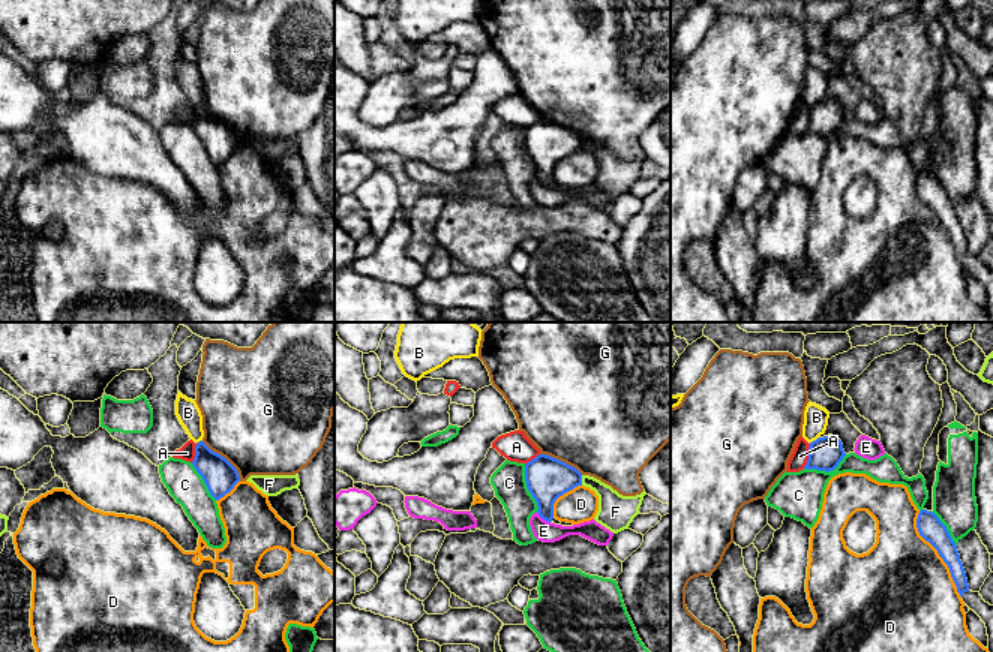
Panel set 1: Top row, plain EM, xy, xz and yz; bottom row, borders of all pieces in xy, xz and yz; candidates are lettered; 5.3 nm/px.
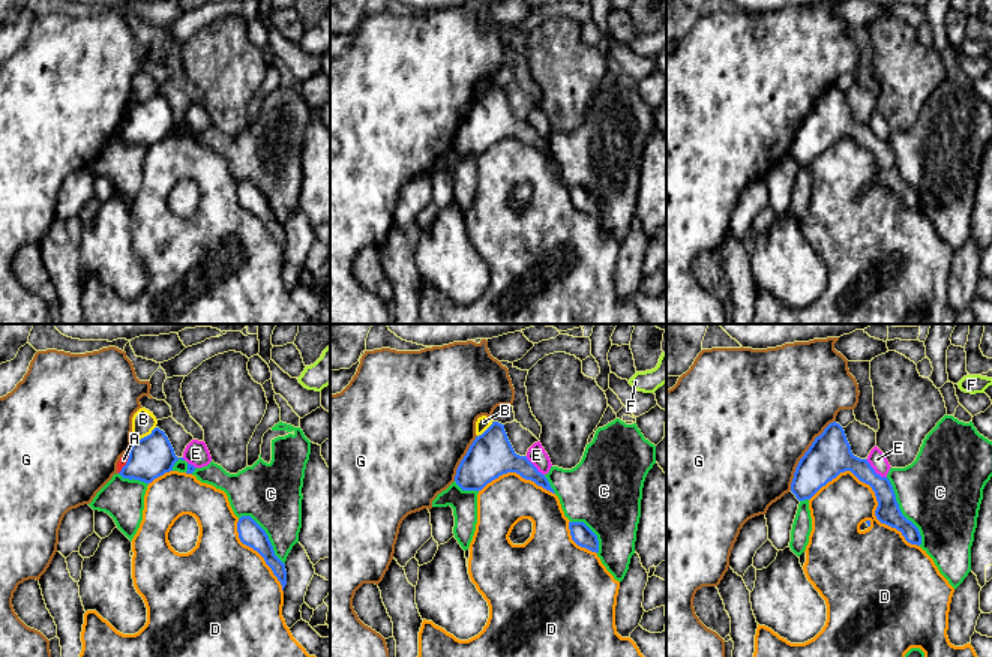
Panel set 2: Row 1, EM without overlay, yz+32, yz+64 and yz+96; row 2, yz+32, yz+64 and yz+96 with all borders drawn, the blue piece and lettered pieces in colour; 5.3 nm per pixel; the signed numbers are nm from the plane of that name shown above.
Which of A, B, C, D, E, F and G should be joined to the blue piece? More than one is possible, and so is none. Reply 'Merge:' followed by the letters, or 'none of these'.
Merge: none of these

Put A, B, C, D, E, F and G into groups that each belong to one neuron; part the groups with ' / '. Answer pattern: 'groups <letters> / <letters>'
groups A / B / C / D / E / F / G

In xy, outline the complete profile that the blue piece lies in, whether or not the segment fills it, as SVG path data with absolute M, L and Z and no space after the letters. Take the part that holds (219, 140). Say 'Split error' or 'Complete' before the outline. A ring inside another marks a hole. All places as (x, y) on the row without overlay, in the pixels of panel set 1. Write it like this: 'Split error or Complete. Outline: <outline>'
Complete. Outline: M202 105L196 106L192 126L202 141L210 159L219 165L240 145L237 133L220 118L212 115Z

